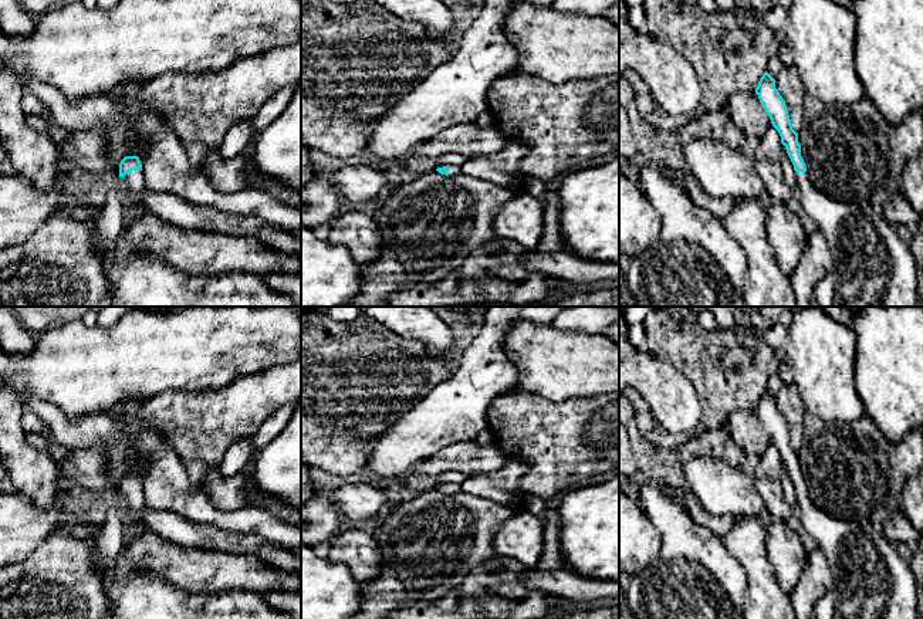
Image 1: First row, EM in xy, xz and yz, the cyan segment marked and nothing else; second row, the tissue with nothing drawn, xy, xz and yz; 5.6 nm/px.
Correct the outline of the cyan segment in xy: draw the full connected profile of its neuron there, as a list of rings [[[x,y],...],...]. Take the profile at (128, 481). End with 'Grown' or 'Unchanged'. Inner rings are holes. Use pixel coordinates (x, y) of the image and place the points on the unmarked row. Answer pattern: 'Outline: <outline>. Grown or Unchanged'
Outline: [[[125,474],[119,481],[119,495],[125,503],[125,522],[145,527],[142,511],[146,508],[143,488],[138,474]]]. Grown

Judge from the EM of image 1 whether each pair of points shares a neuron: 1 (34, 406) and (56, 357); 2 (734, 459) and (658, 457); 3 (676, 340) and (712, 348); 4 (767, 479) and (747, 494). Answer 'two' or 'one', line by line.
1: two
2: one
3: one
4: two

